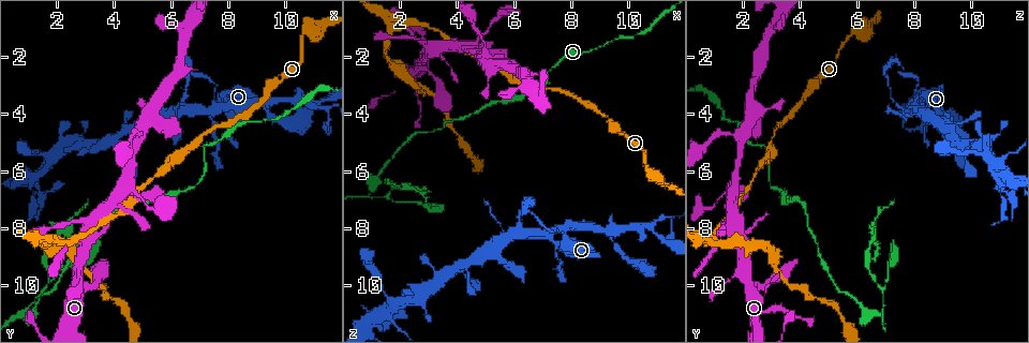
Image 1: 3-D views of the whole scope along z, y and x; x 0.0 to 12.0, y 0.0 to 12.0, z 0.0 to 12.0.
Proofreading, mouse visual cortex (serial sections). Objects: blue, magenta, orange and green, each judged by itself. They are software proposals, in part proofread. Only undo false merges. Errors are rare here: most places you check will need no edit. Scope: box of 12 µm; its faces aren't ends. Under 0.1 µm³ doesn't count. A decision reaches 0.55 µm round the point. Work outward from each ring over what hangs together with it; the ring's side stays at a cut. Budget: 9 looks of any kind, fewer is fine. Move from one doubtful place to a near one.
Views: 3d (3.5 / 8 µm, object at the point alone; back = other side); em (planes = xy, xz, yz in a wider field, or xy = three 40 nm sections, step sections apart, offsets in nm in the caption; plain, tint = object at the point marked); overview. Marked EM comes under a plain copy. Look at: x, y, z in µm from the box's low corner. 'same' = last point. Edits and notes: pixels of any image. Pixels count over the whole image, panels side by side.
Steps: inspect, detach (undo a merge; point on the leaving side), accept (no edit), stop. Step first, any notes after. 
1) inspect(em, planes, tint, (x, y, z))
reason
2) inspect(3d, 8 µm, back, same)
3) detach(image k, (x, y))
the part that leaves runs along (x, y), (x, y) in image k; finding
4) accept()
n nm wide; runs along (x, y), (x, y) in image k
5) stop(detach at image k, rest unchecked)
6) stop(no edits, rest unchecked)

inspect(3d, 8 µm, (7.1, 5.1, 2.6))
abrupt turn

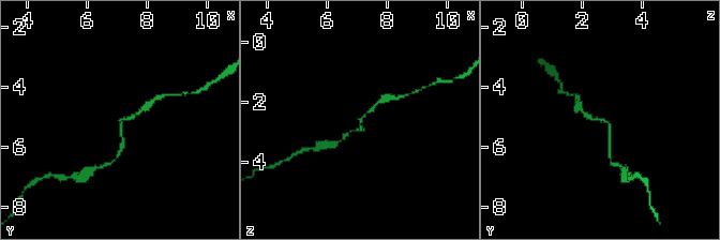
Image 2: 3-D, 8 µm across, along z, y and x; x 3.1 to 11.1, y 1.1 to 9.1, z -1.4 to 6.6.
inspect(3d, 3.5 µm, (7.1, 5.1, 2.7))
zoom in

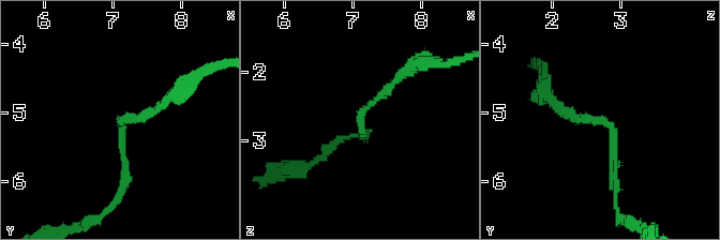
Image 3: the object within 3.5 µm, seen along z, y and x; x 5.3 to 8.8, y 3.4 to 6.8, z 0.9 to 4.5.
accept()
runs along (550, 98), (611, 126), (616, 186) in image 3; continuous, no second cell

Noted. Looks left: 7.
inspect(3d, 8 µm, (1.9, 8.4, 0.8))
branch point

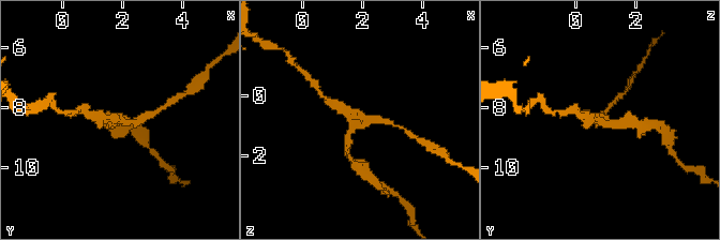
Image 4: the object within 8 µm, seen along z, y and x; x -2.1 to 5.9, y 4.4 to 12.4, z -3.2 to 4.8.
inspect(3d, 3.5 µm, (1.8, 8.5, 0.8))

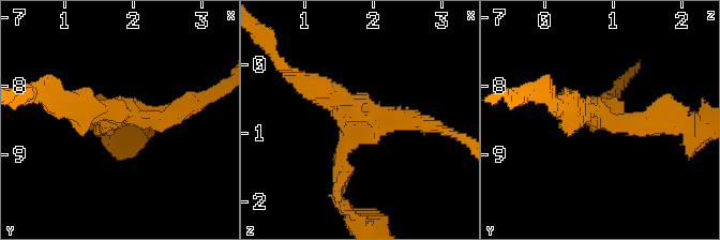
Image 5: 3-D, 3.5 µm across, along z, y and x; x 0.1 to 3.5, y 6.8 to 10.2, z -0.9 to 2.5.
inspect(em, xy, step 5, tint, (1.80, 8.45, 0.80))
3 arms; arms of 200, 250, 350 nm

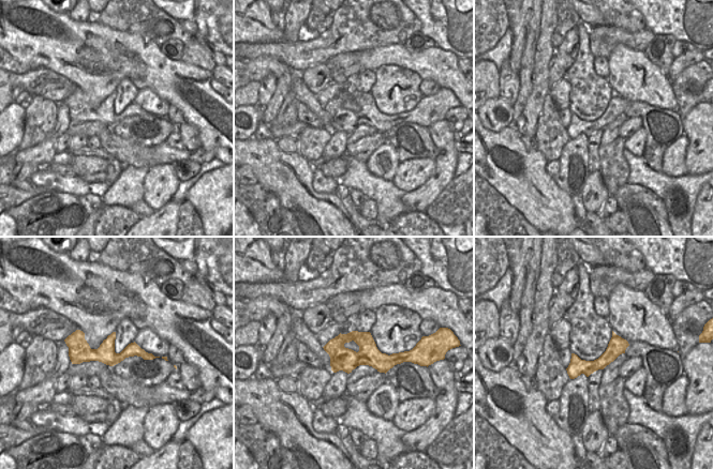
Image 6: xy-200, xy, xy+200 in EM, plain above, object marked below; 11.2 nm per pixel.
accept()
continuous, no second cell

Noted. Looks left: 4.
inspect(3d, 3.5 µm, (5.0, 4.7, 2.0))
side arm on a straight run

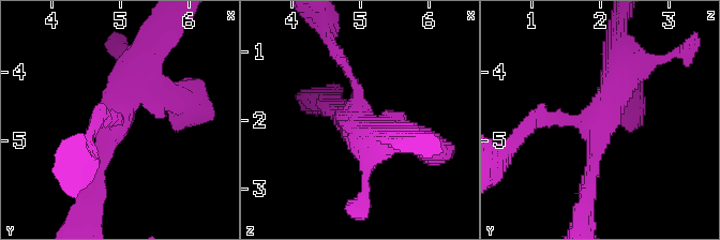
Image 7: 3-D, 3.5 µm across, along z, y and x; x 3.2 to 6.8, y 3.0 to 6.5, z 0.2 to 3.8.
inspect(em, xy, step 1, tint, (4.95, 4.75, 2.00))
shape alone is not enough

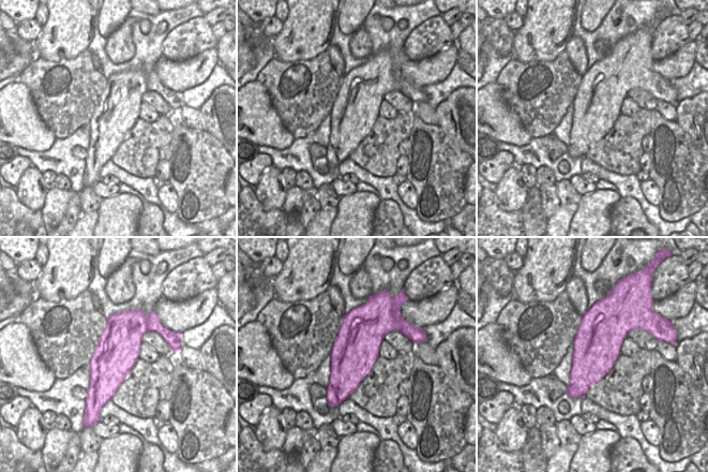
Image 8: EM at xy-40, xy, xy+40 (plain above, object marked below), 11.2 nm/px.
accept()
runs along (88, 188), (137, 62) in image 7; all the same cell

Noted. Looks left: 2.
inspect(3d, 3.5 µm, (10.7, 3.6, 8.0))
sharp bend

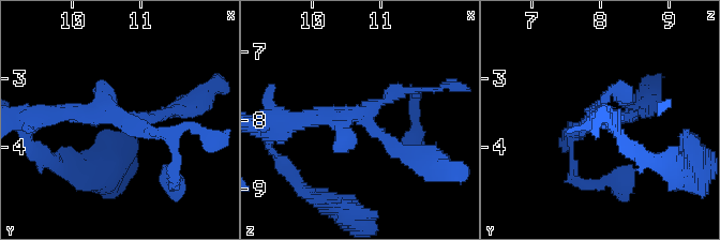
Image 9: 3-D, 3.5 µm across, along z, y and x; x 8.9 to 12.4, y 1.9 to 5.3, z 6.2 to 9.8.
inspect(em, xy, step 2, tint, (10.75, 3.60, 7.90))
shape alone is not enough

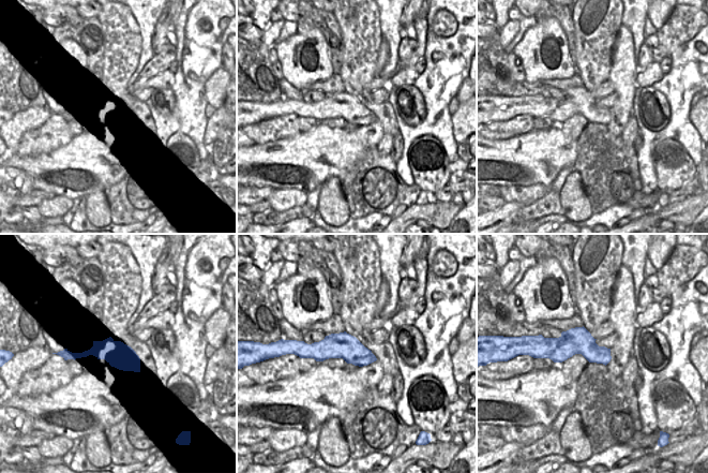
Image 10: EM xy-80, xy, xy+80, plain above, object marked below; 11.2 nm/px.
accept()
all the same cell

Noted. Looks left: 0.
stop(no edits, rest unchecked)

